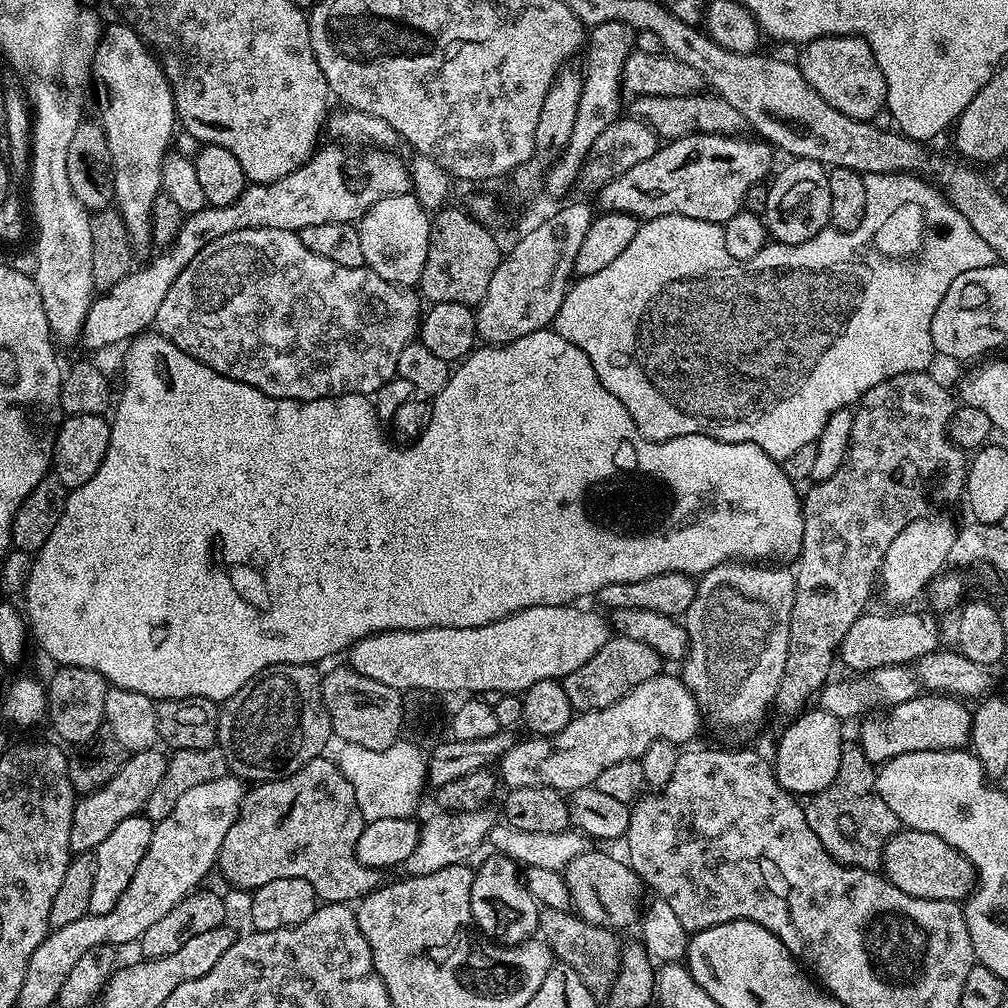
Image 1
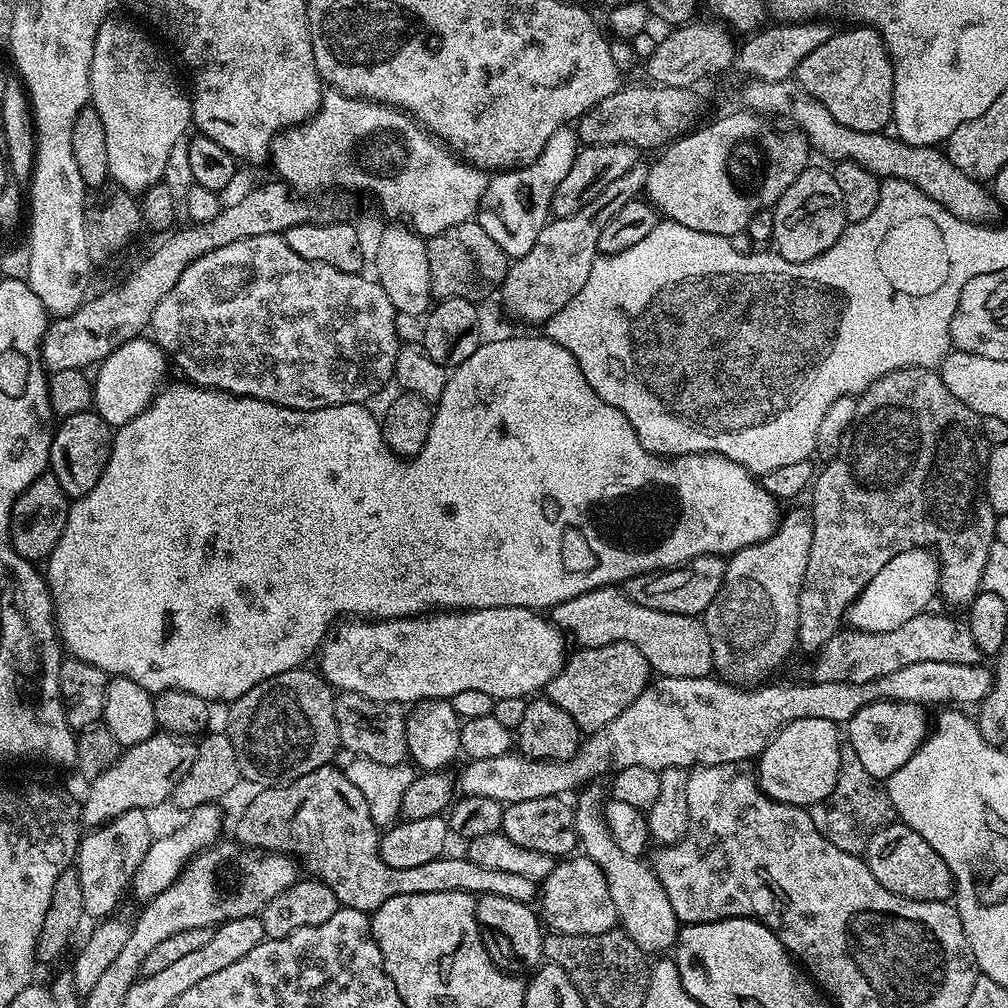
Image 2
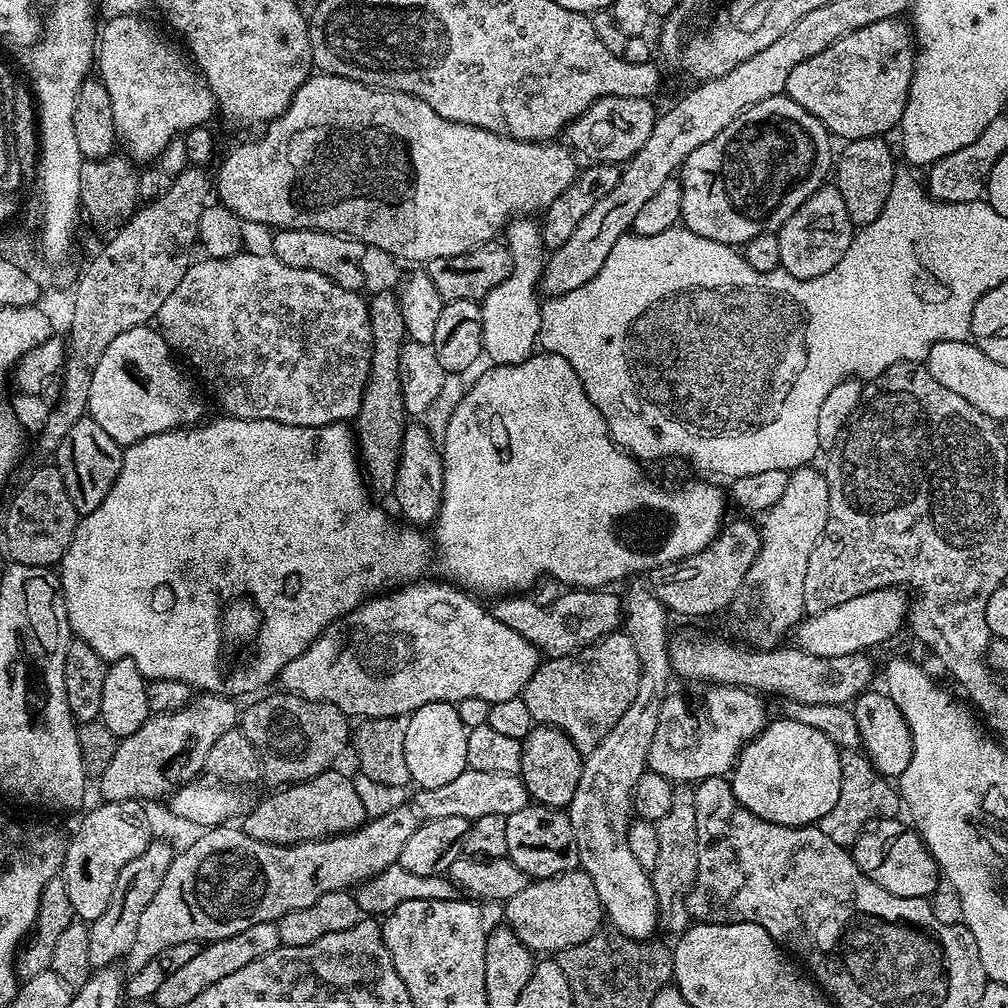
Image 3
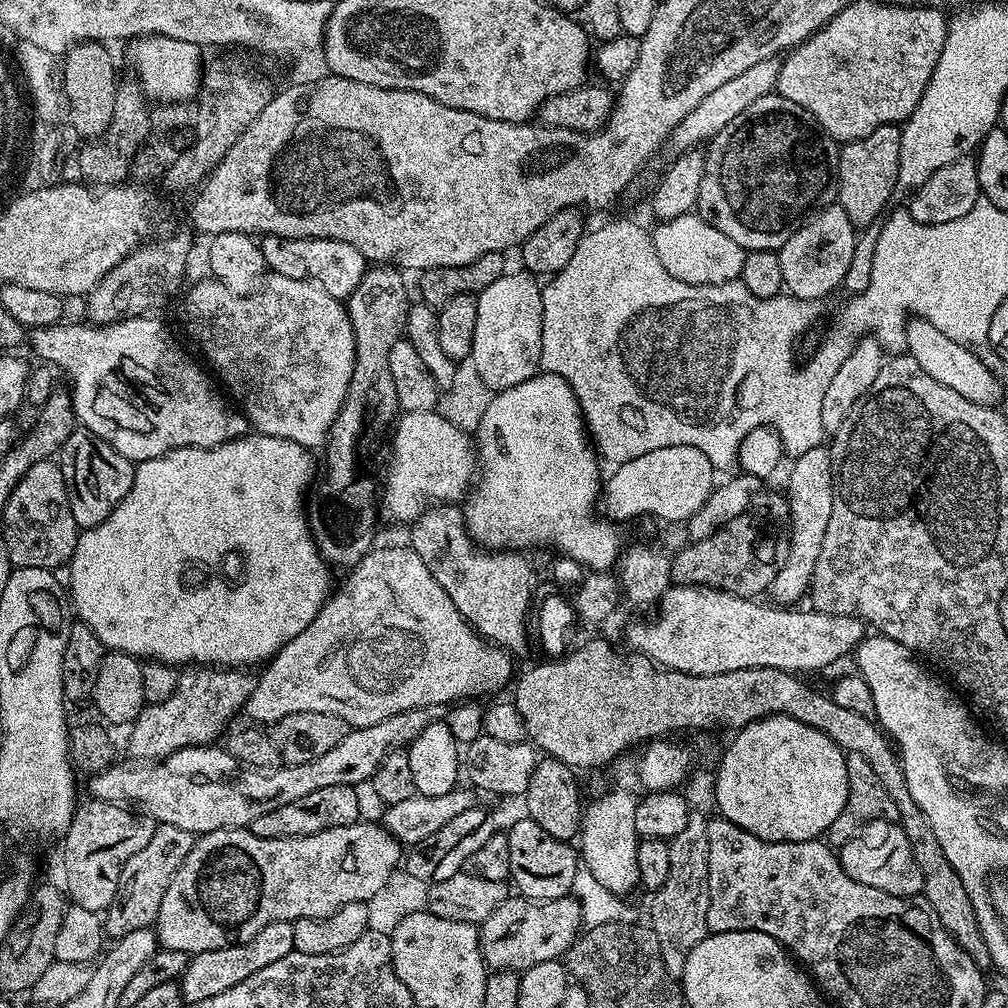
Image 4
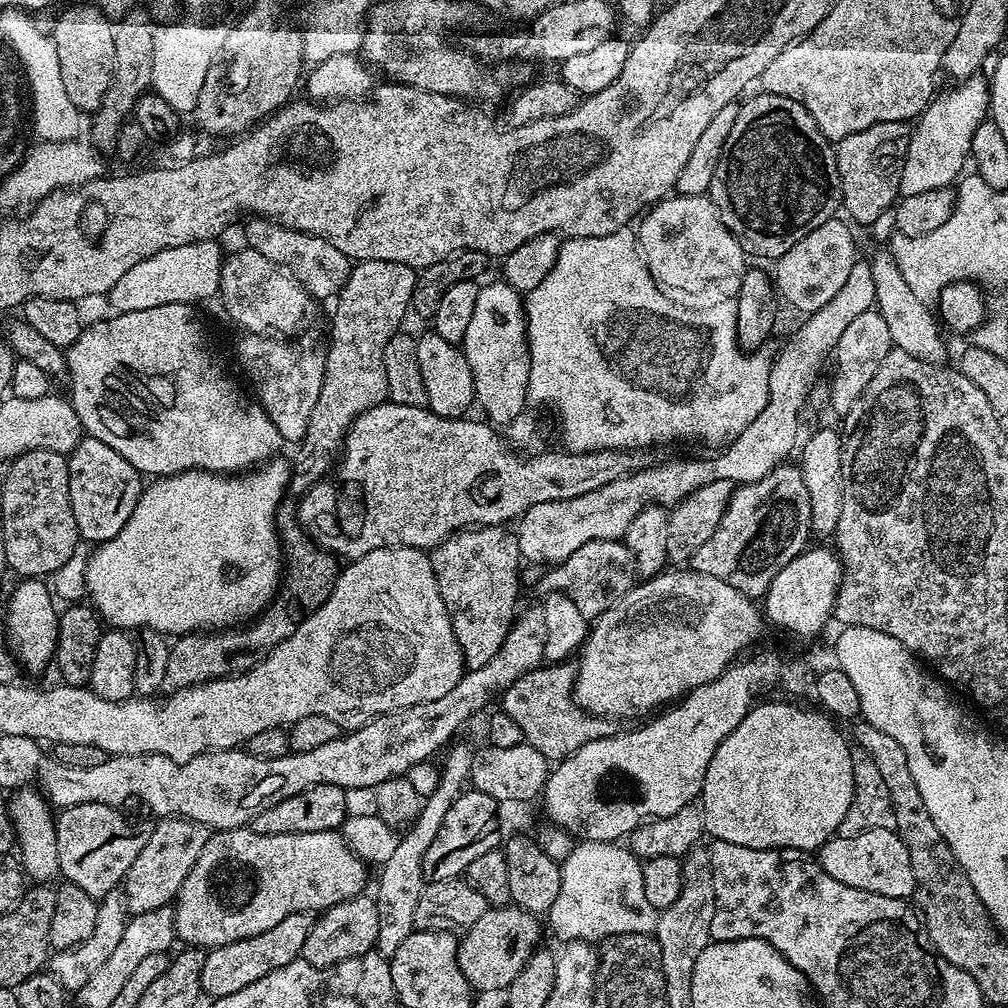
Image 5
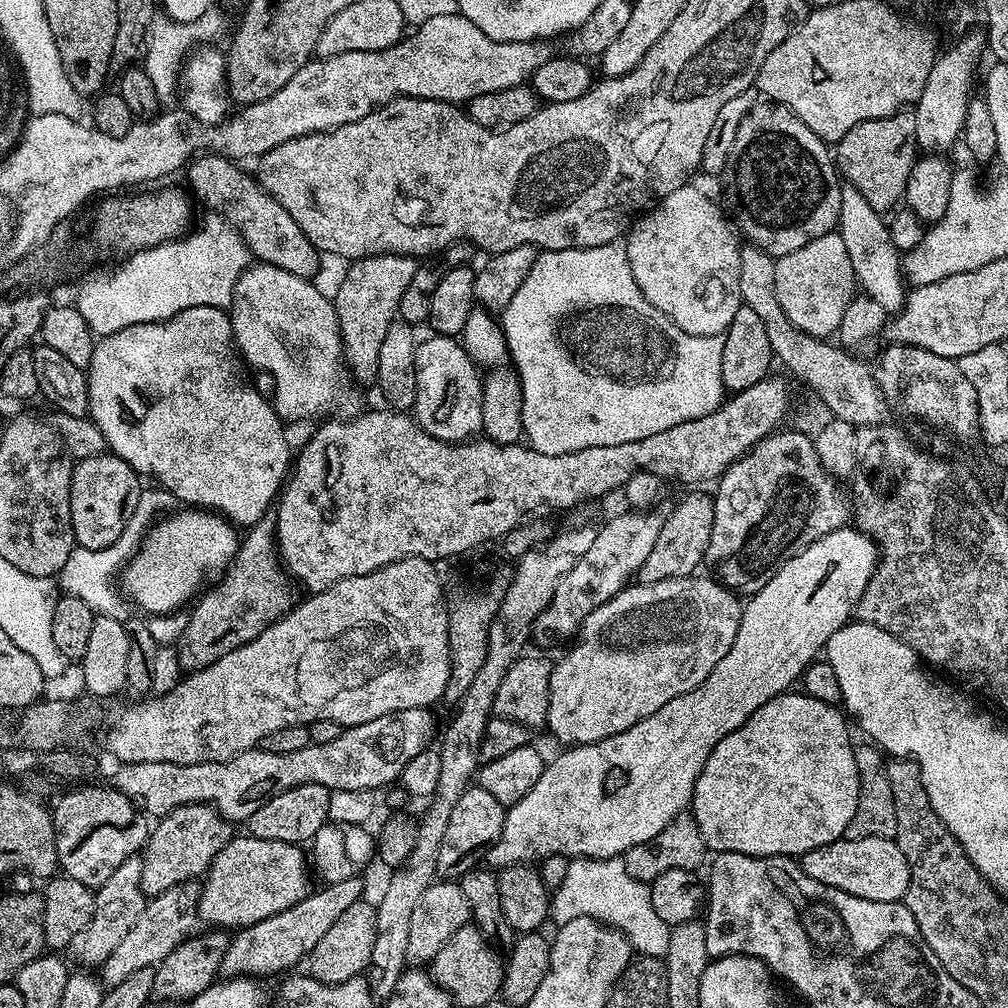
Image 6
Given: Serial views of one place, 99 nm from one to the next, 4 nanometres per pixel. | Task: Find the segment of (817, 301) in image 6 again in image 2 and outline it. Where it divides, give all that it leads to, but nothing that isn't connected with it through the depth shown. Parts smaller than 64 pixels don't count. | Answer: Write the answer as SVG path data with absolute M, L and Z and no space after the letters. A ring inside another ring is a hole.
M809 166L782 194L782 198L772 208L774 228L771 243L777 256L786 262L810 262L818 258L844 233L846 217L842 206L842 190L834 182L831 171Z

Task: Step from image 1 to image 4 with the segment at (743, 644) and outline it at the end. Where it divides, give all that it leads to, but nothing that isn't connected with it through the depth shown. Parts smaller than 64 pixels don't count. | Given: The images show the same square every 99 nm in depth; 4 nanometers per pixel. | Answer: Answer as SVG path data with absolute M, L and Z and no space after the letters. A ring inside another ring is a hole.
M821 446L814 450L806 450L806 454L795 457L791 461L792 469L788 472L788 518L790 535L788 537L788 557L774 574L770 587L770 596L777 605L792 606L795 600L805 599L809 591L814 562L818 562L818 550L822 550L822 538L826 538L826 526L830 526L832 517L832 454L827 447Z

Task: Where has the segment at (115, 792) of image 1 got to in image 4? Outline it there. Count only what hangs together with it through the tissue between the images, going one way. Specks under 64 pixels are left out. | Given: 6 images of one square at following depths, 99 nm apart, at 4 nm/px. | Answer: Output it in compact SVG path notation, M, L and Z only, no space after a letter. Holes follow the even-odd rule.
M188 666L183 669L176 677L176 685L174 686L174 694L170 694L170 698L166 698L162 702L157 704L148 704L144 709L138 714L138 718L132 721L130 725L130 731L132 733L128 736L128 752L129 757L135 758L140 762L155 762L157 760L164 760L170 754L174 754L178 750L183 748L198 748L201 746L211 745L213 742L219 741L216 740L220 735L223 737L225 735L224 727L231 722L232 719L236 716L236 711L243 709L247 705L248 700L254 694L254 686L258 679L257 673L252 670L245 670L243 668L218 668L215 666Z

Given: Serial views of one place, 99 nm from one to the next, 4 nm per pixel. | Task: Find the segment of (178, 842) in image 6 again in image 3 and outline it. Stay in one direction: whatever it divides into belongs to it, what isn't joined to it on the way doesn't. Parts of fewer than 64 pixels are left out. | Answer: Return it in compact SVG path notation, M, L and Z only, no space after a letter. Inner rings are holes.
M153 838L146 850L134 858L134 862L126 862L118 874L118 882L114 894L110 898L110 906L97 920L88 924L90 934L90 966L97 968L111 968L117 962L123 961L128 955L130 946L134 946L134 937L138 934L138 922L142 919L142 910L146 910L150 898L162 886L162 878L166 878L166 870L170 870L170 862L174 855L166 841Z

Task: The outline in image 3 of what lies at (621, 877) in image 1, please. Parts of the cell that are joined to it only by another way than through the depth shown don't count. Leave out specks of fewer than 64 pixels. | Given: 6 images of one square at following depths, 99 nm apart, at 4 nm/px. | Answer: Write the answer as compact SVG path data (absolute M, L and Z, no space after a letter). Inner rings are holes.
M584 871L563 872L545 880L532 880L514 898L503 901L507 927L533 954L559 954L601 931L605 911L594 884Z

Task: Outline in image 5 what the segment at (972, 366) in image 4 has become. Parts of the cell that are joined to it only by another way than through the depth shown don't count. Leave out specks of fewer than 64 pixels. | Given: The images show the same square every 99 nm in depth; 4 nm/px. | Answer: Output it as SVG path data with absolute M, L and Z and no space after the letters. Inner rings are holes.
M884 250L870 260L875 285L875 307L886 318L886 326L890 326L890 338L895 347L906 350L906 354L914 354L922 362L944 364L947 361L948 348L940 337L941 325L934 317L929 305L919 292L910 290L906 278L902 278L902 270L893 258L891 251ZM928 307L928 308L927 308Z

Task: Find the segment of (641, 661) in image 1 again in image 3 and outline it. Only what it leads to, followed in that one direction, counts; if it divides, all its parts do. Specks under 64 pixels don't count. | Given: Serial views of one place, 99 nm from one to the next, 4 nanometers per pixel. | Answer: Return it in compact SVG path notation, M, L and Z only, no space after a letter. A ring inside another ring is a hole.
M617 630L604 640L575 652L572 656L545 659L534 670L530 682L526 682L523 698L530 709L530 718L537 725L559 728L570 738L570 742L583 754L590 753L610 733L615 723L634 702L640 676L638 653L634 642L623 631Z

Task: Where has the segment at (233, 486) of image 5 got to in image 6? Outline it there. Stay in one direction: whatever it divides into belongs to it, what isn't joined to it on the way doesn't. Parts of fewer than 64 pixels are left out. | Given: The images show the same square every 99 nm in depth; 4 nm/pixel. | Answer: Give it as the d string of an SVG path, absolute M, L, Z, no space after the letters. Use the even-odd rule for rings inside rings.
M207 510L184 511L188 512L178 513L177 520L164 522L162 520L151 529L146 538L146 547L137 559L138 566L132 578L132 596L140 607L148 611L148 614L172 614L180 610L188 599L191 601L201 591L200 583L203 582L207 572L212 572L215 568L227 569L232 557L236 555L238 532L229 521L217 513Z

